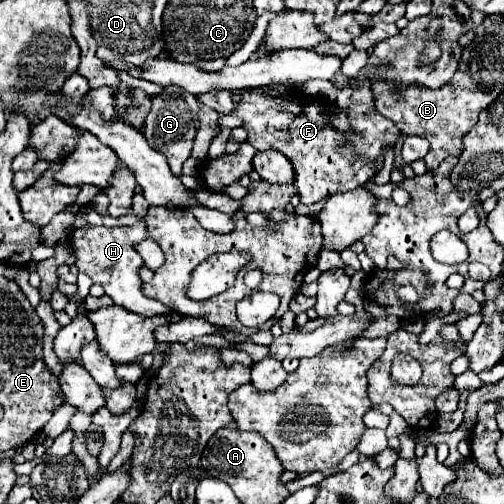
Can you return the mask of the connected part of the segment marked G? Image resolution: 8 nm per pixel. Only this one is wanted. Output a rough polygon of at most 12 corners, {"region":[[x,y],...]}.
{"region":[[157,95],[143,133],[181,175],[199,99]]}

